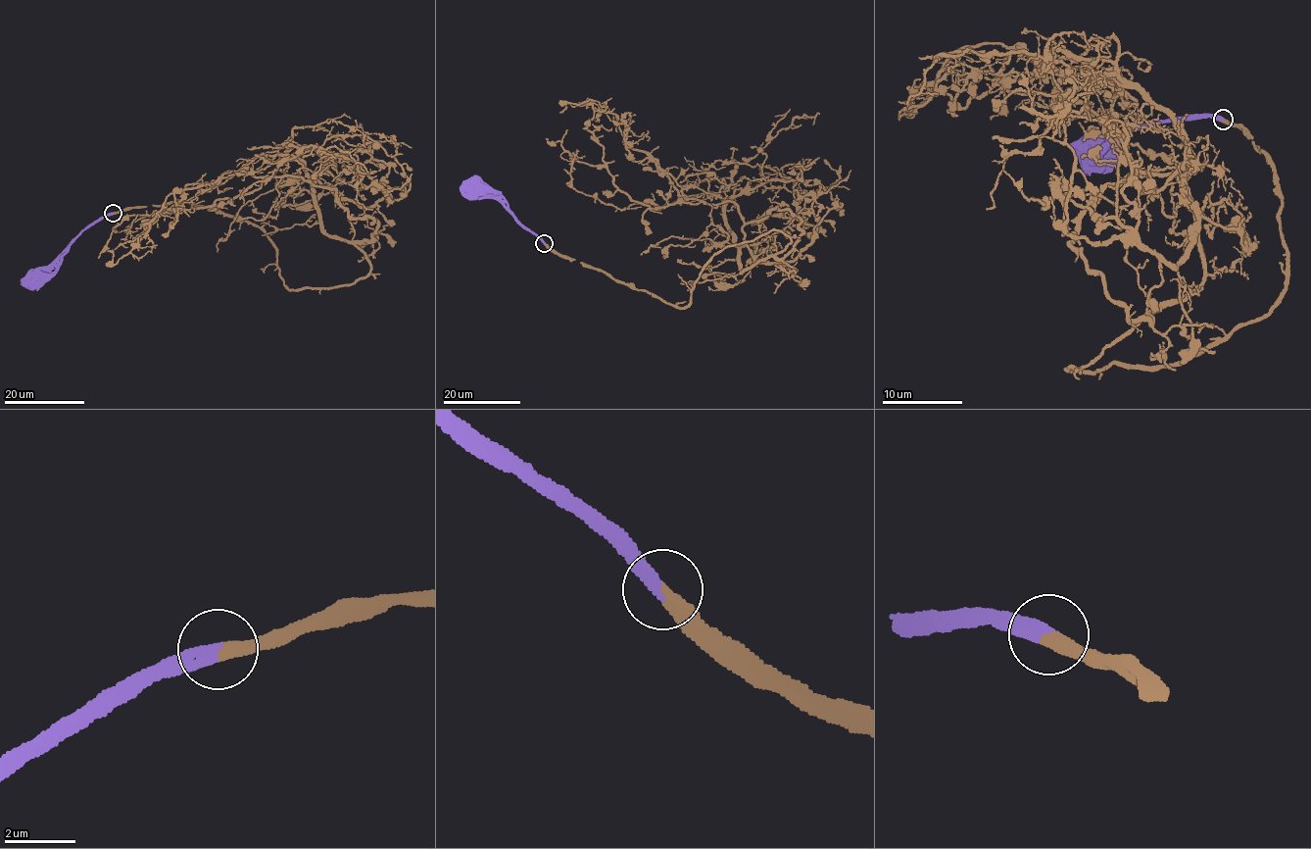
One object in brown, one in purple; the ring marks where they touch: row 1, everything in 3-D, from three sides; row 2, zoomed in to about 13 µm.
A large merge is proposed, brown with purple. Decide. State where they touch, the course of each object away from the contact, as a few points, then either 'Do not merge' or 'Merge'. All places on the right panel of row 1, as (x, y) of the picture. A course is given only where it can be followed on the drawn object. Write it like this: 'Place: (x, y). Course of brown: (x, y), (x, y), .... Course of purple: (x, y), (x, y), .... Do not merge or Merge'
Place: (1223, 120). Course of brown: (1223, 120), (1285, 293), (1092, 374), (1203, 279), (1185, 178), (1031, 54), (964, 46), (909, 115), (940, 93). Course of purple: (1223, 120), (1206, 113), (1145, 124), (1103, 152), (1090, 148), (1094, 157). Merge

